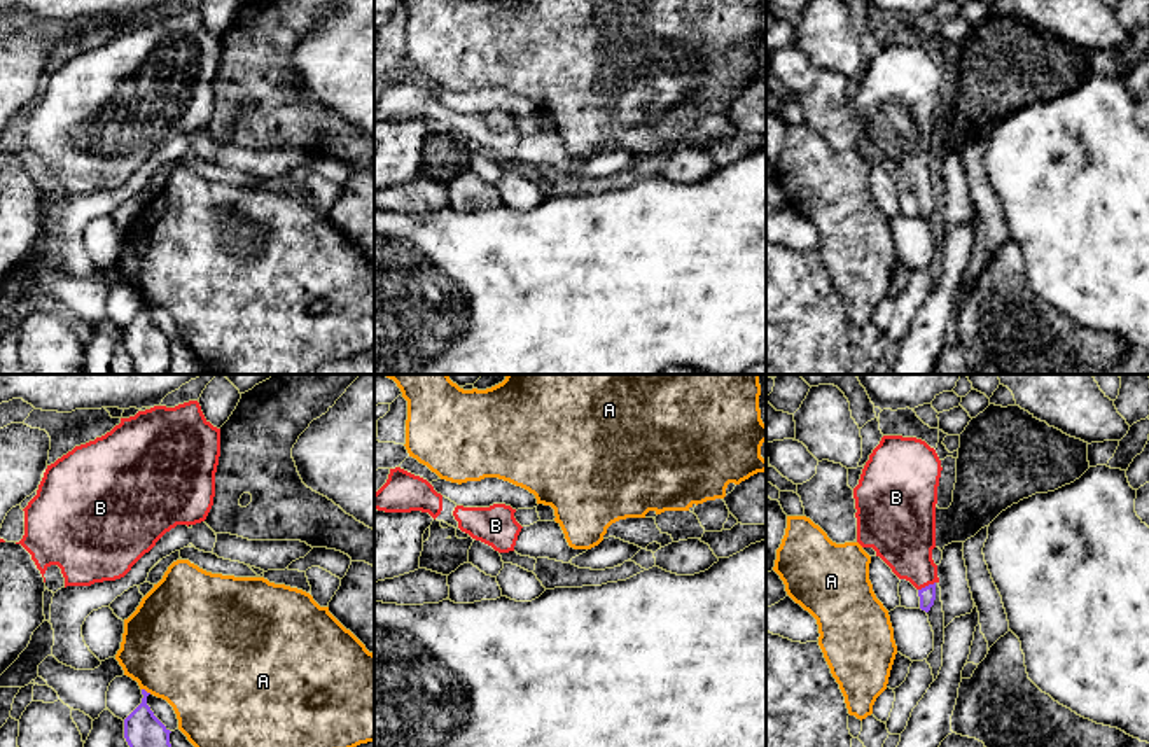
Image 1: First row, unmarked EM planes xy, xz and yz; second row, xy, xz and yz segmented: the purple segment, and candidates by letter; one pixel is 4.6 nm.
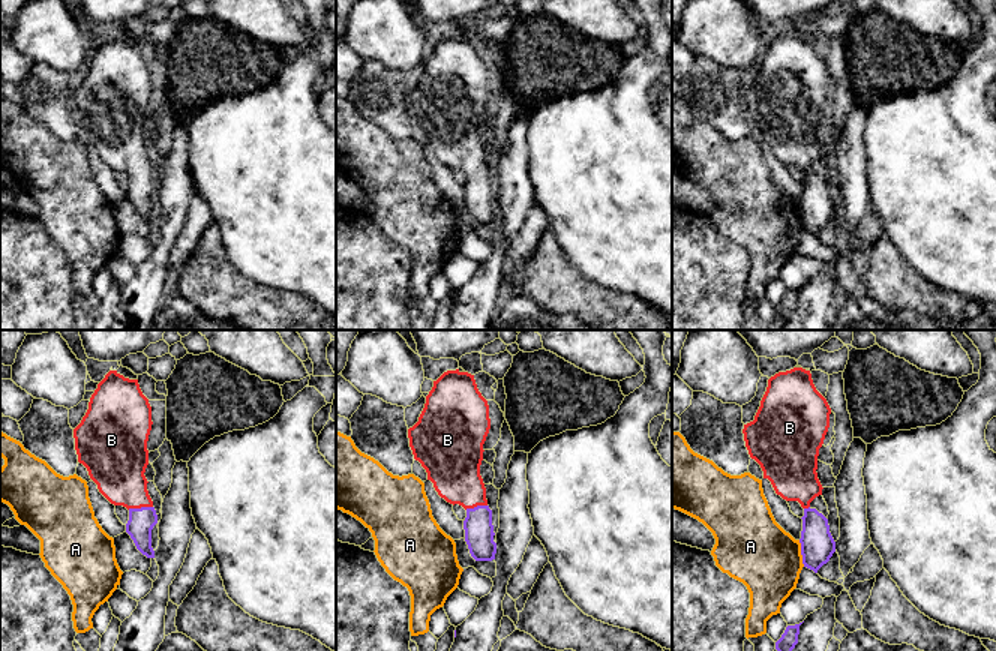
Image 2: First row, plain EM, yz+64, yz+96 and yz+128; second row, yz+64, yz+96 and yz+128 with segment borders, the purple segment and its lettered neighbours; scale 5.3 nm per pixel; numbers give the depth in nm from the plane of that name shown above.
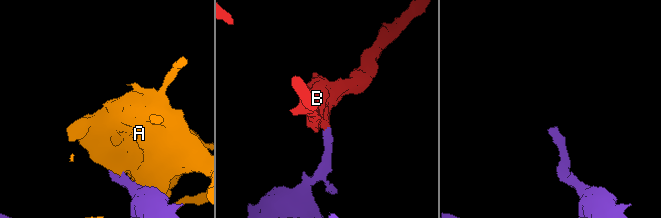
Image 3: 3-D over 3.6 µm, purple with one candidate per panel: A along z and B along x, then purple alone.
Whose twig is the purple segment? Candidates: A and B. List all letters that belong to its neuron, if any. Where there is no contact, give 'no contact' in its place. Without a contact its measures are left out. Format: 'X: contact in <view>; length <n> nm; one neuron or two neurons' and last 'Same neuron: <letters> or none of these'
A: contact in xy; length 50 nm; two neurons
B: contact in yz; length 90 nm; one neuron
Same neuron: B

